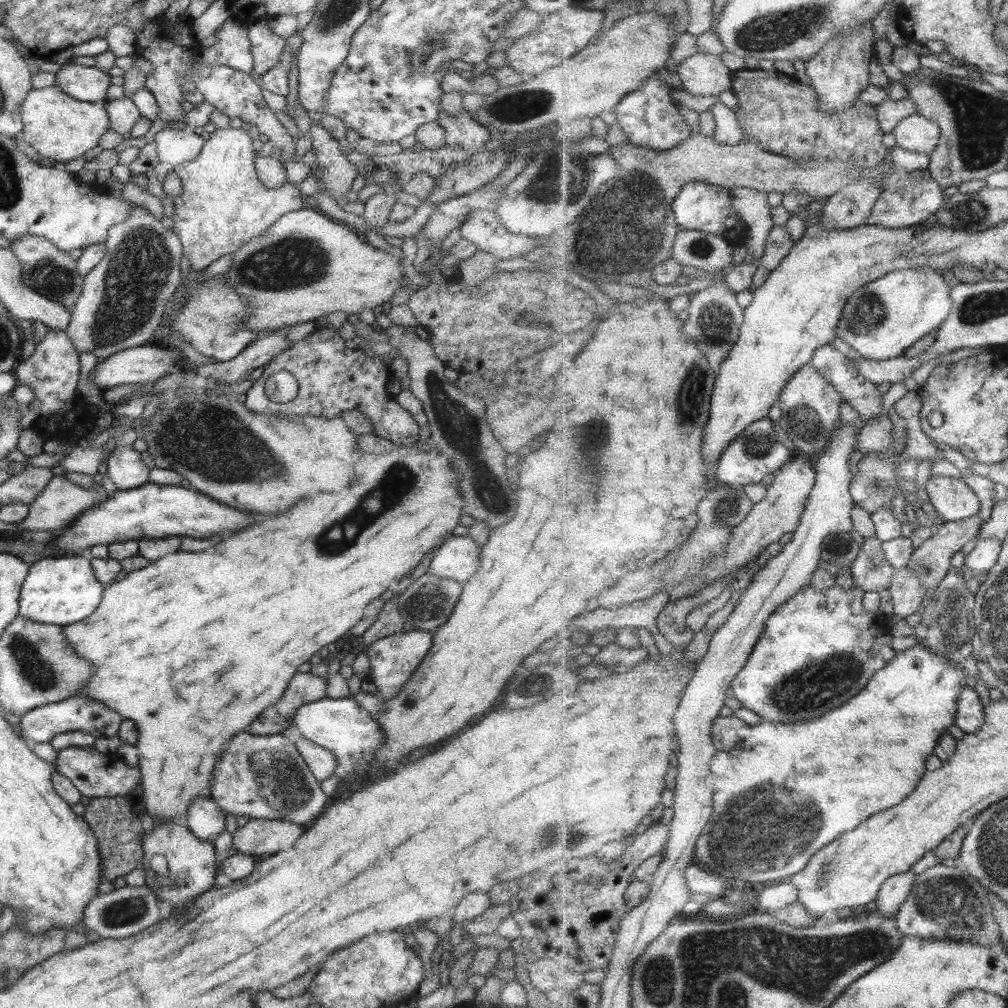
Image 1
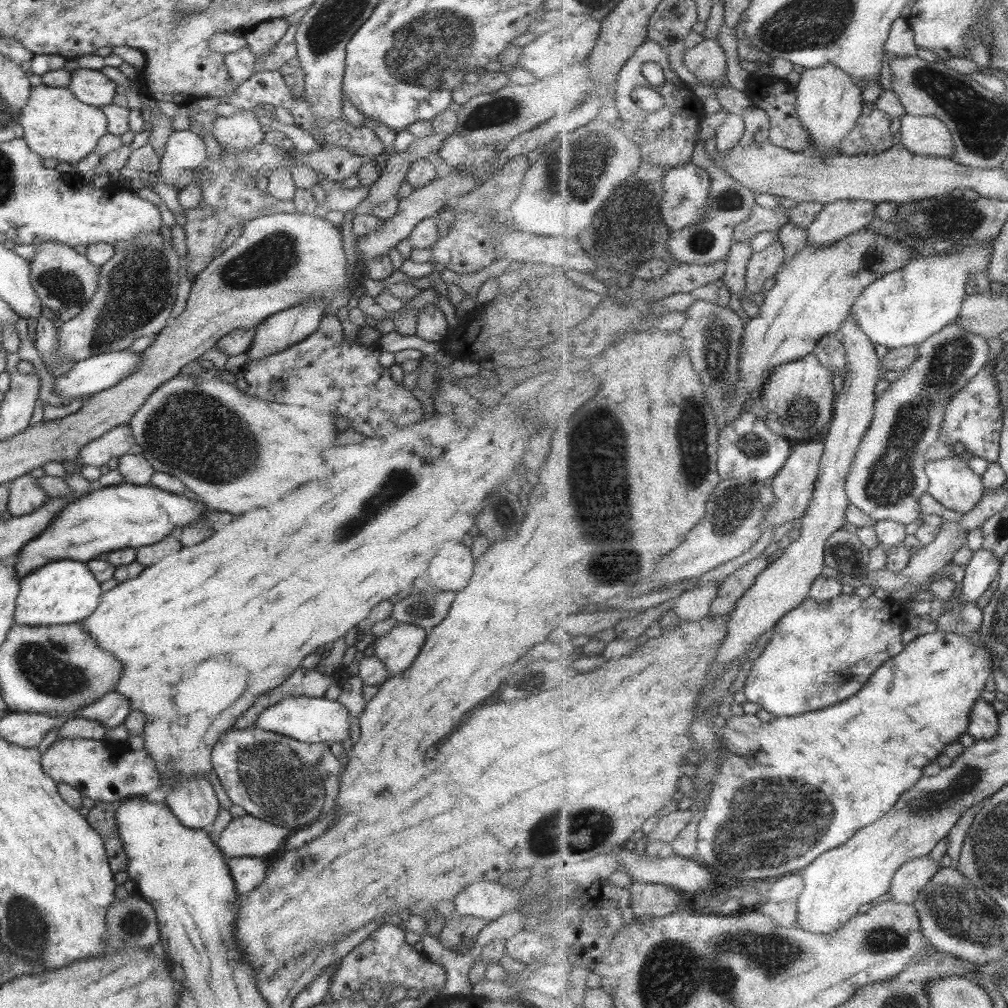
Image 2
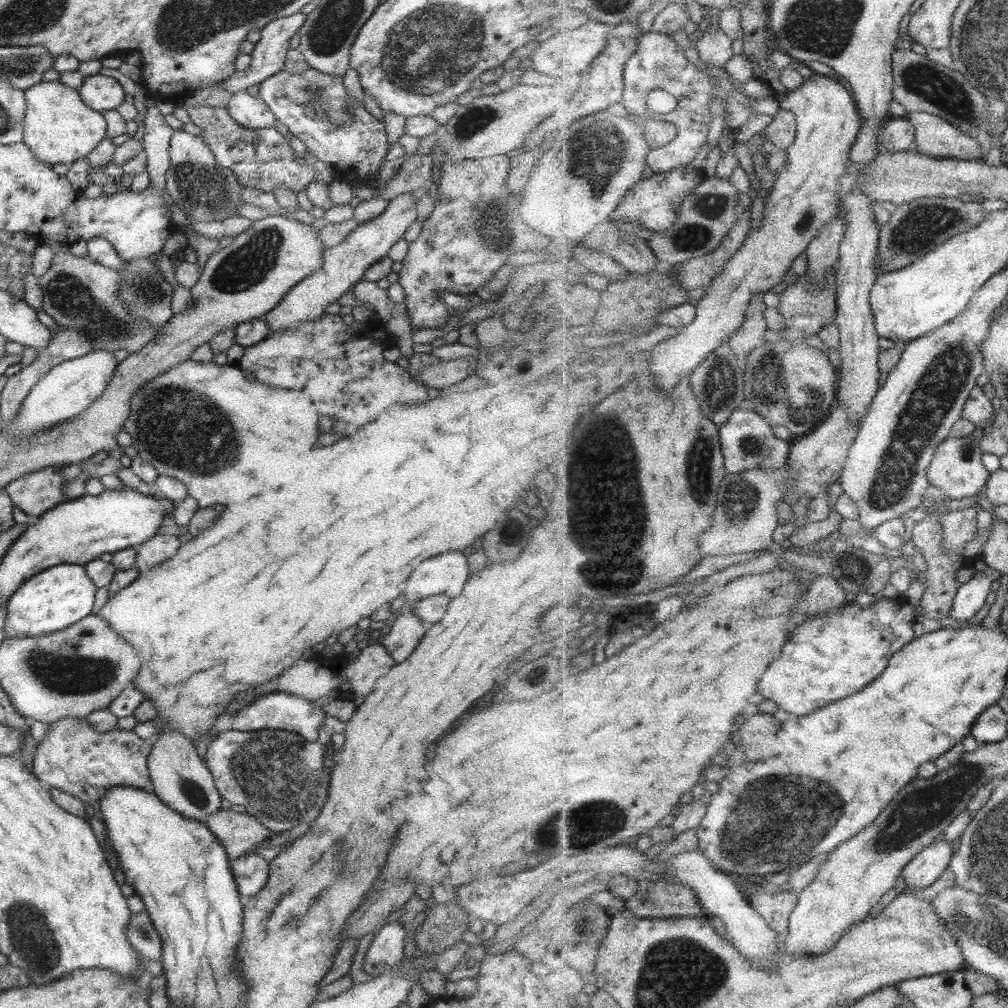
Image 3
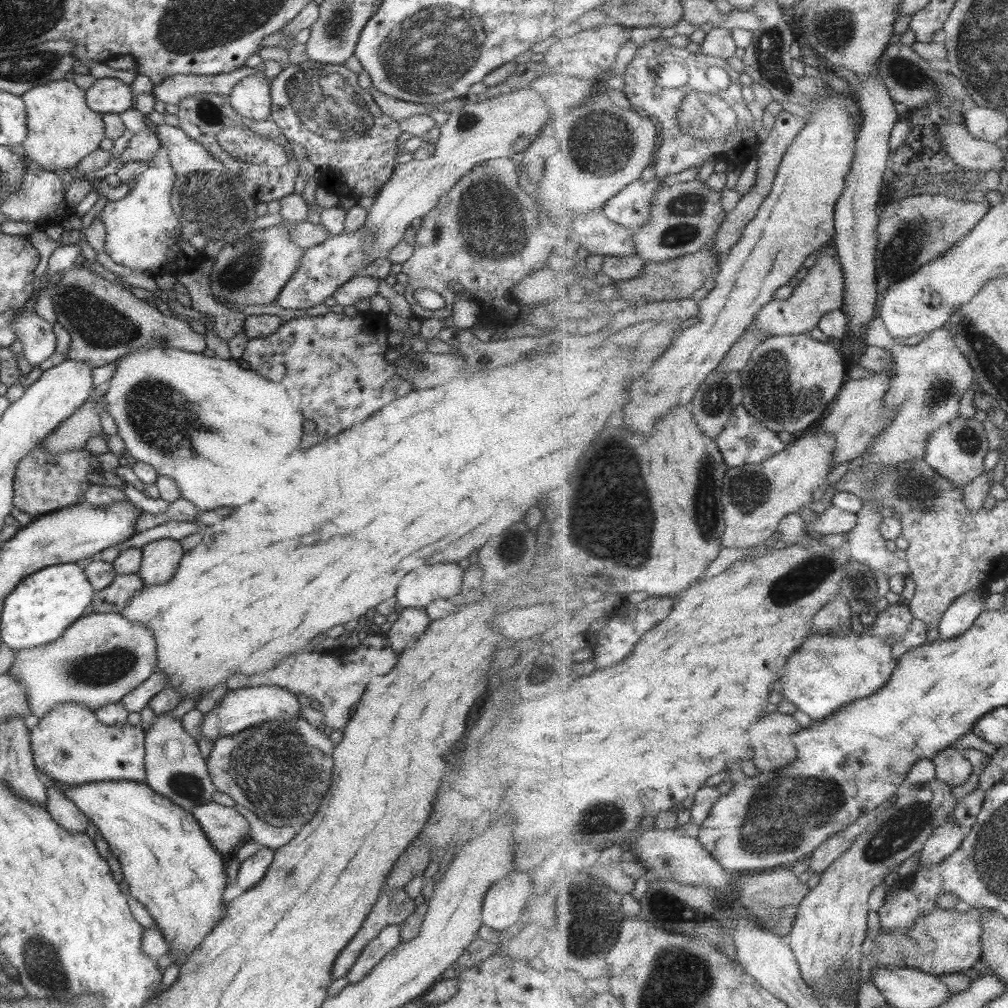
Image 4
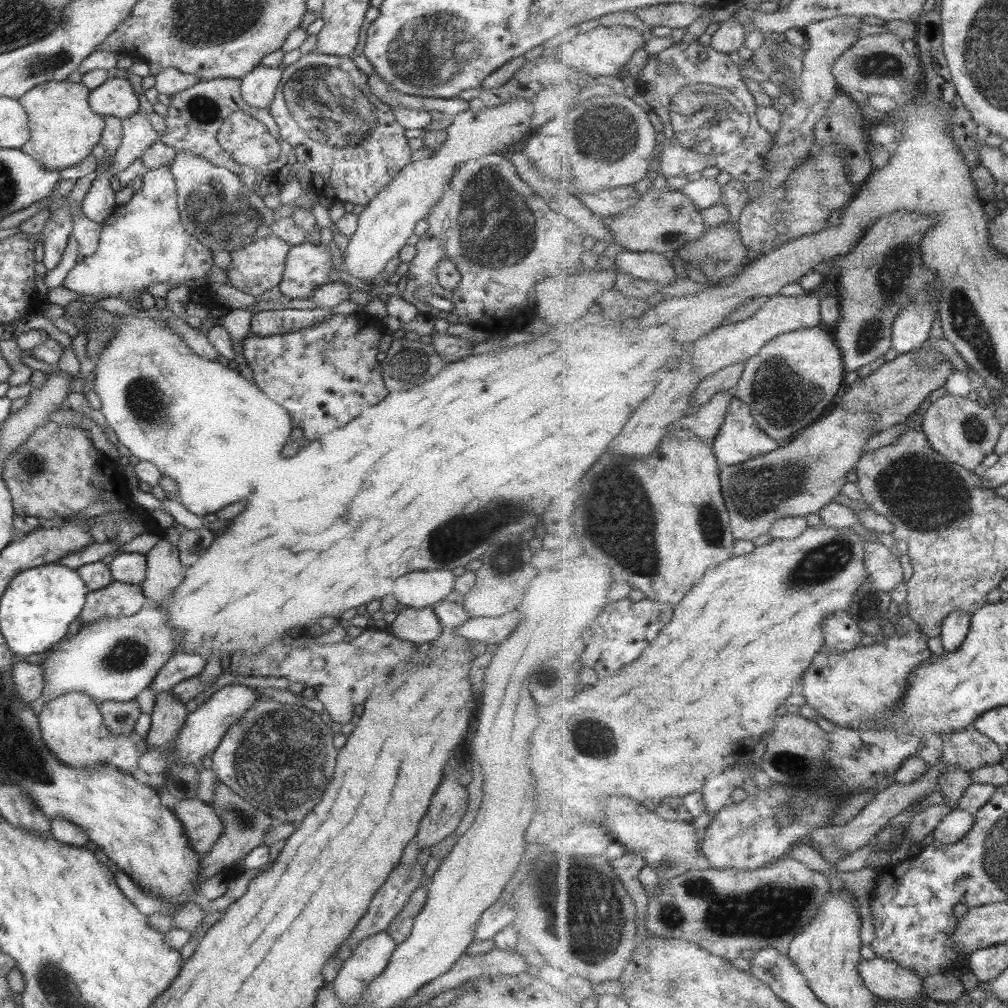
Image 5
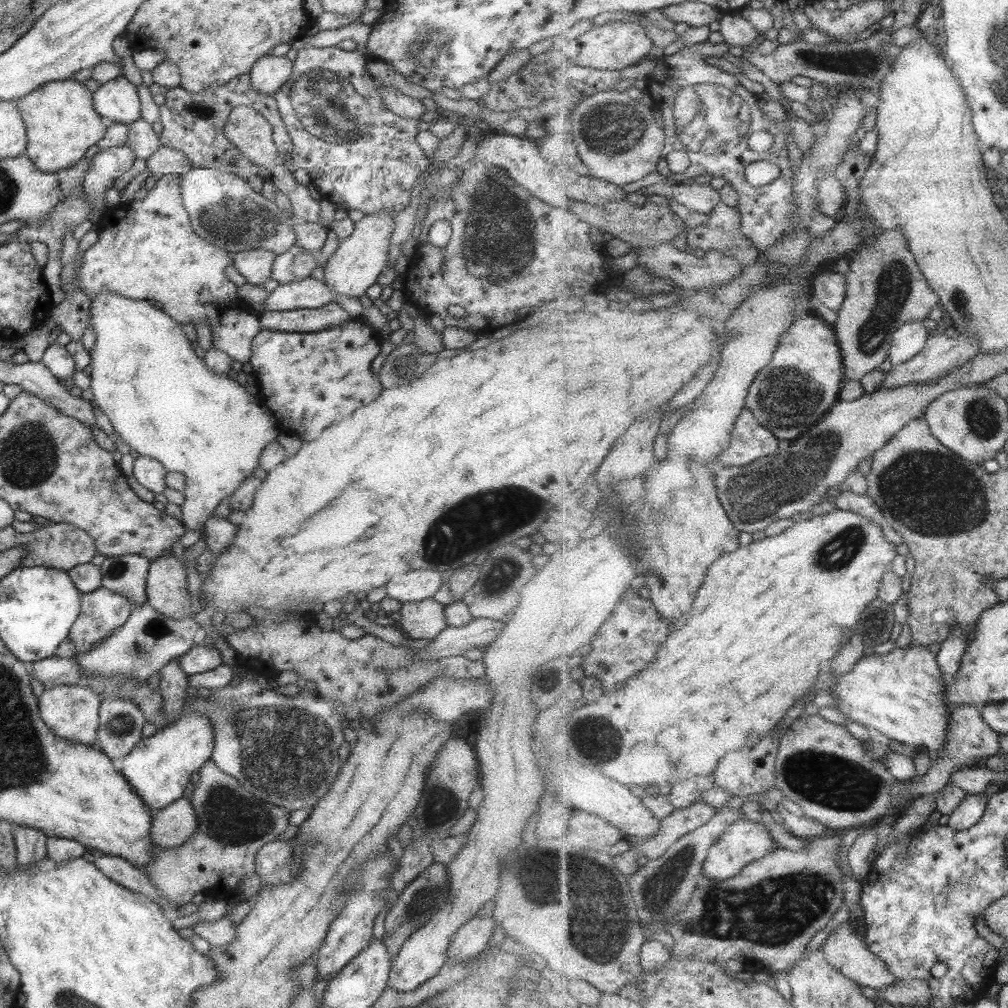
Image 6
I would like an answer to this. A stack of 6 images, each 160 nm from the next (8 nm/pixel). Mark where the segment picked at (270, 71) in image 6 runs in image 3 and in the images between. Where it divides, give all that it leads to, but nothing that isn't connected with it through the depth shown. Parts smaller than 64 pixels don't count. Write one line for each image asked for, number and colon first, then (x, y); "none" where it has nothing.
3: (247, 111)
4: (249, 97)
5: (257, 88)

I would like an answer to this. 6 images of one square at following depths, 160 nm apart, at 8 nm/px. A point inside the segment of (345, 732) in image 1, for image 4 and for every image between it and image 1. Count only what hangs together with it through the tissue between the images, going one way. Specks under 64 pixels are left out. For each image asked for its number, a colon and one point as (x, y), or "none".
2: (310, 720)
3: (281, 711)
4: (245, 707)

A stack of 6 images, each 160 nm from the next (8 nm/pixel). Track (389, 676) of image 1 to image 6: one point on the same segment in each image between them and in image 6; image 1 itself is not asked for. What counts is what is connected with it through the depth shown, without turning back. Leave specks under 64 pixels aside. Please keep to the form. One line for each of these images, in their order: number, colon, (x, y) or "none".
2: (396, 649)
3: (405, 633)
4: (401, 630)
5: (419, 627)
6: (425, 619)

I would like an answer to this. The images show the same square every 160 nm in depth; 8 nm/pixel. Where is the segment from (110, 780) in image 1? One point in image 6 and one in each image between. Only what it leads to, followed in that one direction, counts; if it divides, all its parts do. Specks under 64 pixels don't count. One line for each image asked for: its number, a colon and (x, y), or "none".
2: (99, 770)
3: (72, 757)
4: (69, 746)
5: (71, 727)
6: (69, 711)

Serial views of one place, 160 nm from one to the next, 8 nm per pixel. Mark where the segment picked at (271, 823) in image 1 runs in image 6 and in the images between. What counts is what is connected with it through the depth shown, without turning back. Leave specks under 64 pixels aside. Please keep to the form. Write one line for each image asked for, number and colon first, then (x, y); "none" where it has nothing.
2: (246, 836)
3: (238, 834)
4: (225, 829)
5: (201, 825)
6: (171, 826)

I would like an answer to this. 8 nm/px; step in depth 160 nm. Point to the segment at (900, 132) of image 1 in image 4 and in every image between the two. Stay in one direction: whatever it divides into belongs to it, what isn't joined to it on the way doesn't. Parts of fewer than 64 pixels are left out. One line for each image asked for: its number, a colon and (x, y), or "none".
2: (927, 135)
3: (936, 137)
4: (972, 153)

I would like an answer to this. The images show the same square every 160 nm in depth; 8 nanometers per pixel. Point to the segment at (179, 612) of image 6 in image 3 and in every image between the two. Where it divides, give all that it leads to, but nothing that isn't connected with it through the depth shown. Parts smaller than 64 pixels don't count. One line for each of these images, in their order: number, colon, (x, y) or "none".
3: (155, 550)
4: (159, 558)
5: (163, 572)

